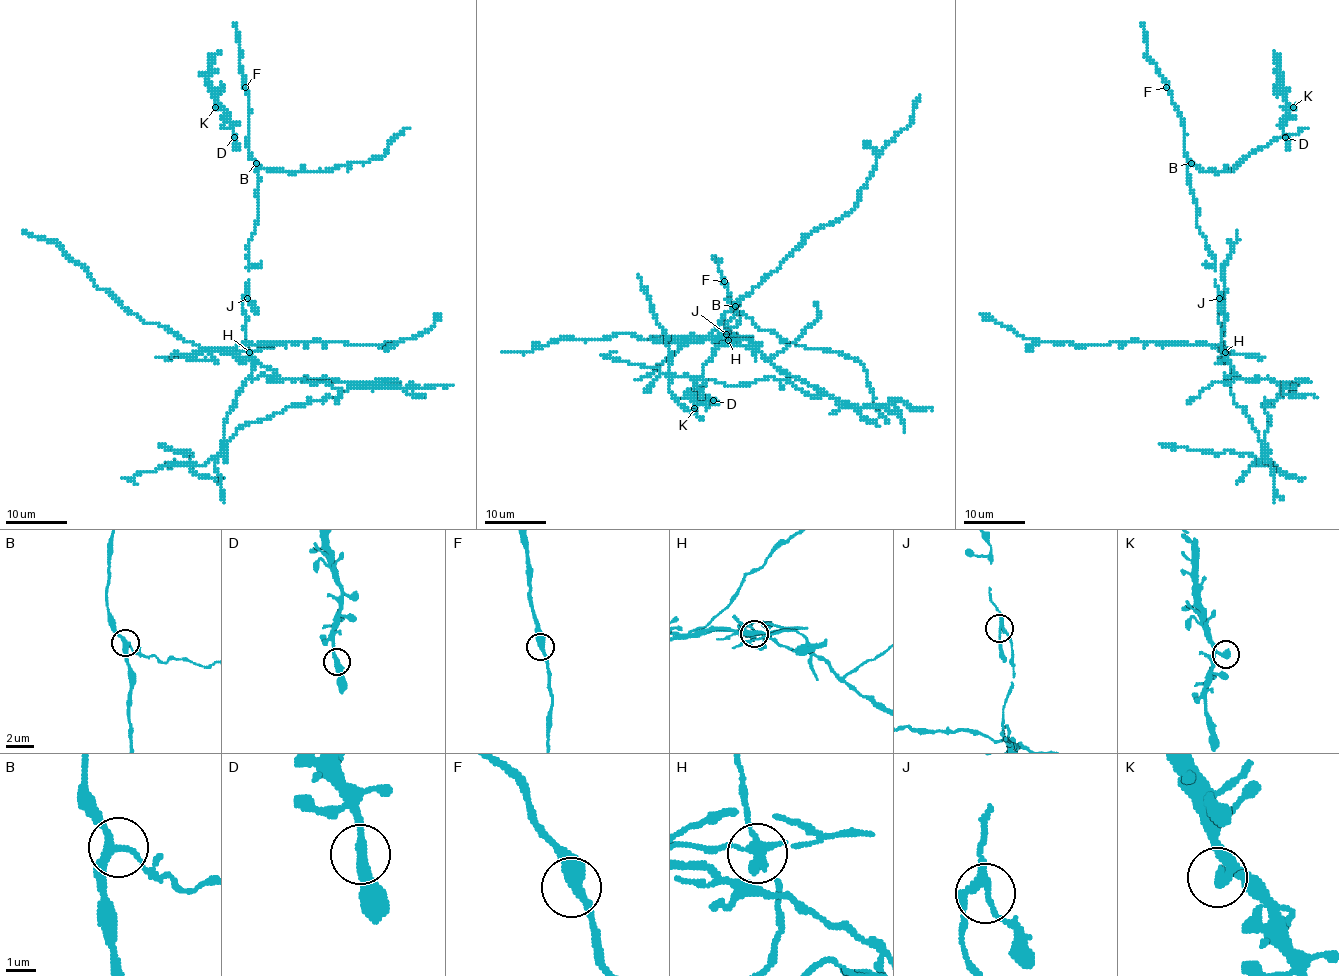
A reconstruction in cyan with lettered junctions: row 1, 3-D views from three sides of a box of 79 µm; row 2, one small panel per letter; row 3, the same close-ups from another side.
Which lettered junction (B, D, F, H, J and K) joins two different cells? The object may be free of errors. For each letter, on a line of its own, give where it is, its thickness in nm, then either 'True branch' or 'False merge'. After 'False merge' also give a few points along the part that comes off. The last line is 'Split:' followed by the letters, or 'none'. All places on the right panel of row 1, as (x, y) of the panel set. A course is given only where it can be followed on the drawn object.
B: Place: (1191, 163). Thickness 260 nm. True branch
D: Place: (1285, 137). Thickness 360 nm. True branch
F: Place: (1166, 87). Thickness 400 nm. True branch
H: Place: (1225, 352). Thickness 280 nm. False merge. Course of the part to remove: (1225, 352), (1237, 378), (1270, 378), (1289, 387), (1262, 406), (1270, 423), (1261, 465), (1248, 454), (1160, 445)
J: Place: (1219, 298). Thickness 200 nm. True branch
K: Place: (1293, 107). Thickness 320 nm. True branch
Split: H

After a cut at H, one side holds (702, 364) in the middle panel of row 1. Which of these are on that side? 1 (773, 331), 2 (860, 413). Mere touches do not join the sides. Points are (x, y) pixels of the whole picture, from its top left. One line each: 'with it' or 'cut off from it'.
1: with it
2: cut off from it

